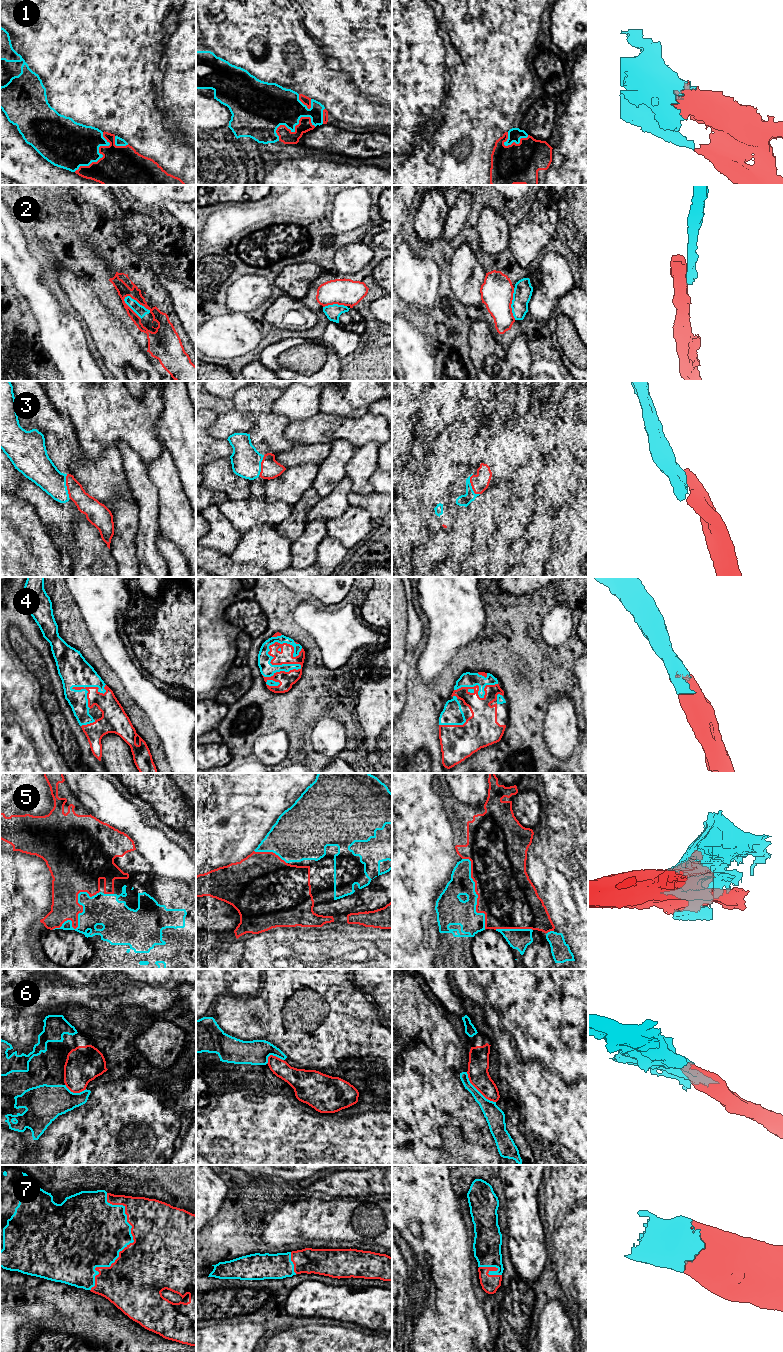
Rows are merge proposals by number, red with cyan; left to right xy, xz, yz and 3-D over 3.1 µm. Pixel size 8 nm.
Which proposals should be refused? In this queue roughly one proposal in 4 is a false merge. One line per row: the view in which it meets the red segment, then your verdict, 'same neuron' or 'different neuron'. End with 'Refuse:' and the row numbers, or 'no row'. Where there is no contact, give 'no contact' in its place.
1: meets red in xz; same neuron
2: meets red in xy; different neuron
3: meets red in xy; same neuron
4: meets red in xz; same neuron
5: meets red in xy; same neuron
6: meets red in yz; same neuron
7: meets red in xy; same neuron
Refuse: 2

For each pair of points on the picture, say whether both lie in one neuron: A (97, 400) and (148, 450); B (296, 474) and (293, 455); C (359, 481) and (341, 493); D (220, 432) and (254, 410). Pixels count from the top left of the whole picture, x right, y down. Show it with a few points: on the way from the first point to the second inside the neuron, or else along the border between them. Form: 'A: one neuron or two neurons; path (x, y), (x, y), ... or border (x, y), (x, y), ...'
A: one neuron; path (108, 413), (114, 416), (135, 437)
B: two neurons; border (318, 464), (304, 463), (286, 469)
C: two neurons; border (346, 476), (351, 480), (352, 490)
D: one neuron; path (228, 424), (241, 419), (246, 414)

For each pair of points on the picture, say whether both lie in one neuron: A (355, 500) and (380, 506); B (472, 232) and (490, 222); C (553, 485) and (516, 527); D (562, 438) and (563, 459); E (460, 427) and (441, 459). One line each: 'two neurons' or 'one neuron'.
A: one neuron
B: two neurons
C: two neurons
D: one neuron
E: one neuron

